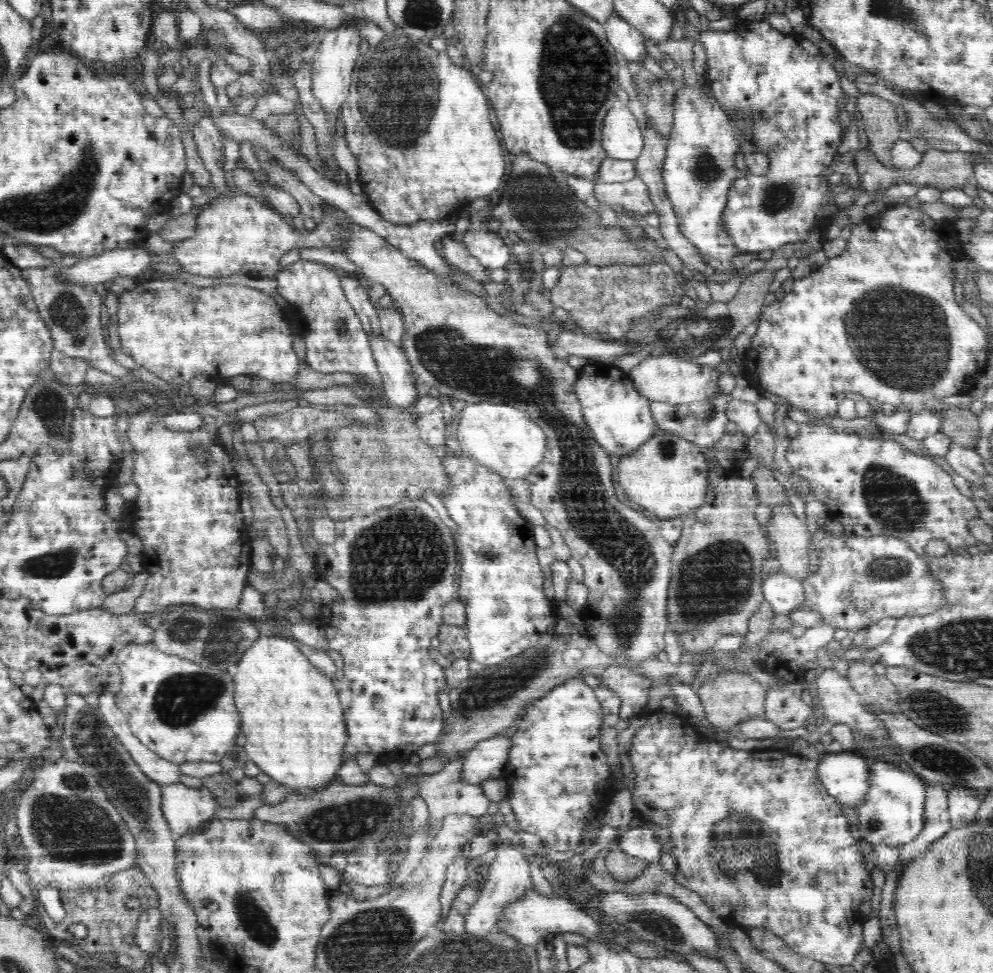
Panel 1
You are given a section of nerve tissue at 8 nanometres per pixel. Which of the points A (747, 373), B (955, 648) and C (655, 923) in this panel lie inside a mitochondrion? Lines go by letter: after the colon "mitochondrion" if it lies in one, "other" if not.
A: other
B: mitochondrion
C: mitochondrion

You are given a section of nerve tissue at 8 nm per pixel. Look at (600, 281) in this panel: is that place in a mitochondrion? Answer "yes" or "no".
no

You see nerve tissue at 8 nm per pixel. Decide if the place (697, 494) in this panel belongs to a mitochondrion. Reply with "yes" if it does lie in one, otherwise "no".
no

